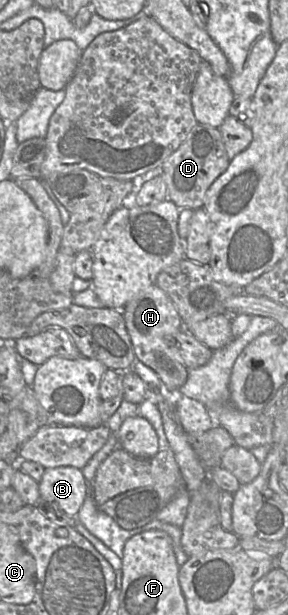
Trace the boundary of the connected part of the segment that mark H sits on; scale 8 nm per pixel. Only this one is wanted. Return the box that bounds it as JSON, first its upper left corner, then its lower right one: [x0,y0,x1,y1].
[123,285,189,392]

